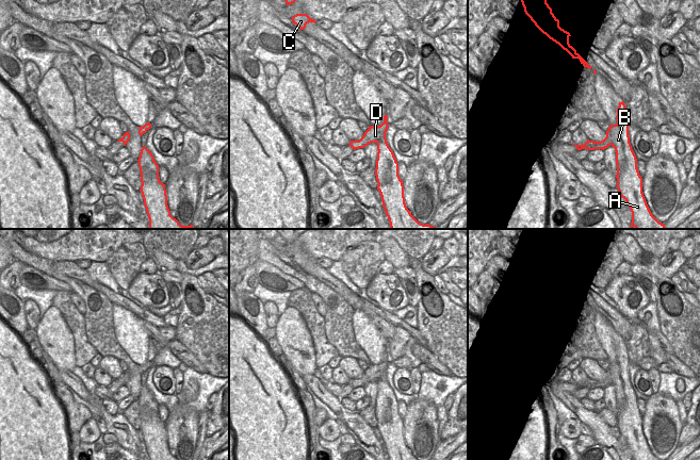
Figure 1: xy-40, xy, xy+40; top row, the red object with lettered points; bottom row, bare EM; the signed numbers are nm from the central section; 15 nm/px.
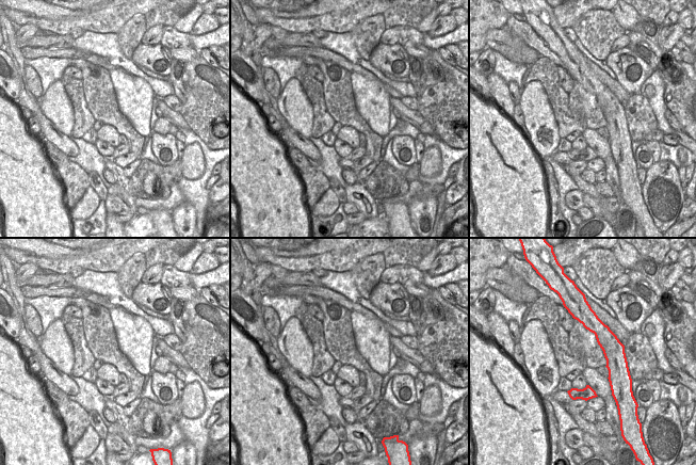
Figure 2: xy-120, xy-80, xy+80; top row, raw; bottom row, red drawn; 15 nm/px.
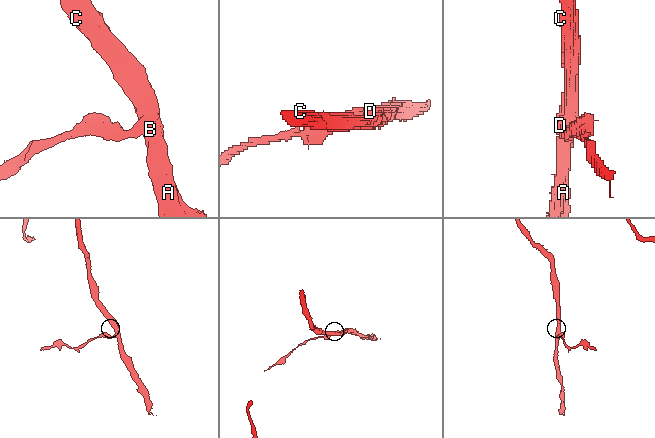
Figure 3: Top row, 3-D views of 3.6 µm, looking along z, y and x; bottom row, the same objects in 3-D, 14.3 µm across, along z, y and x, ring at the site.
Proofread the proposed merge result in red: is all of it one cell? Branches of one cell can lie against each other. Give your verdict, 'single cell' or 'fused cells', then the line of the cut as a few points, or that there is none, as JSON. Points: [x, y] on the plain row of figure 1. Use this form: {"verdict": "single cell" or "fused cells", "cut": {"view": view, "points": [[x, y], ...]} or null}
{"verdict": "fused cells", "cut": {"view": "xy+40", "points": [[609, 363], [607, 368], [612, 382]]}}

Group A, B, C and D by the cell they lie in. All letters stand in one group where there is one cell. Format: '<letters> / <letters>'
A B C / D

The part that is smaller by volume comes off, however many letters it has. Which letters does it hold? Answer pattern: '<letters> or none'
D

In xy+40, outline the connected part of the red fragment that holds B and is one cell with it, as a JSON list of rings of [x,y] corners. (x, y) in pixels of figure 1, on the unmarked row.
[[[623,339],[617,347],[617,362],[609,364],[607,369],[616,390],[617,427],[632,450],[632,460],[658,460],[652,454],[642,431],[642,416],[630,381],[629,356]]]

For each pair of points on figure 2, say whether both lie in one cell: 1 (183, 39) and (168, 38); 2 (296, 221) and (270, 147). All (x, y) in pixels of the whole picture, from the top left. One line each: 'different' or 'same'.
1: same
2: same

